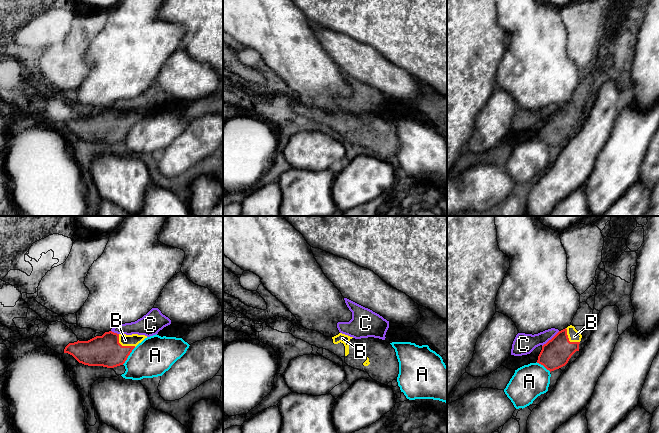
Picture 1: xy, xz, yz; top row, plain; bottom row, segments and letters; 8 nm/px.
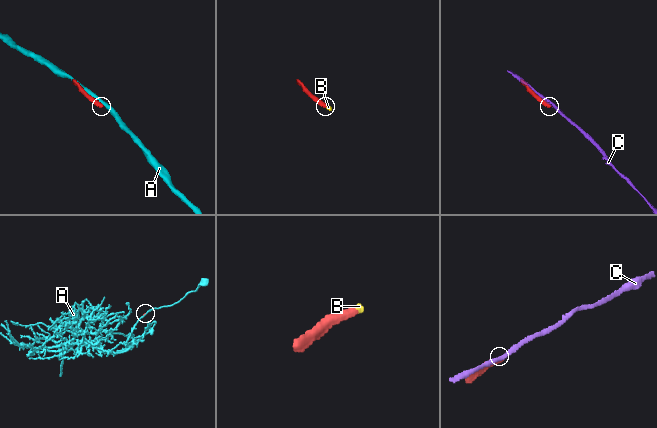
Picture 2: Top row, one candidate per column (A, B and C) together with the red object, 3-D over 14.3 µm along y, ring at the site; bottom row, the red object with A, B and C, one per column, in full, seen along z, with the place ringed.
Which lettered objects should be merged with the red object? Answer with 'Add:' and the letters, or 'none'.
Add: B

